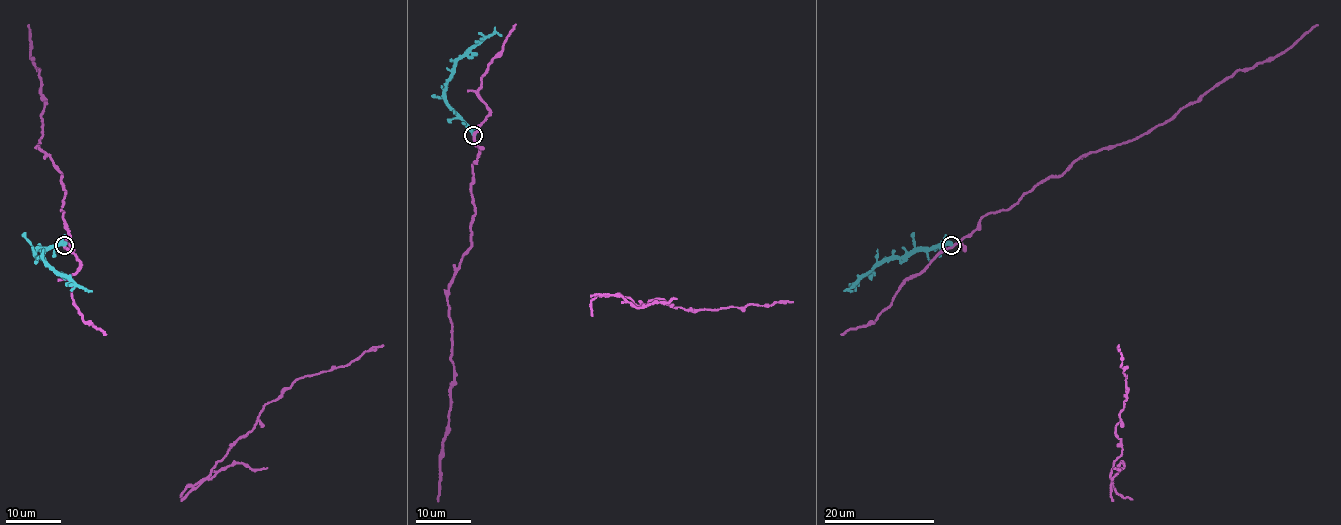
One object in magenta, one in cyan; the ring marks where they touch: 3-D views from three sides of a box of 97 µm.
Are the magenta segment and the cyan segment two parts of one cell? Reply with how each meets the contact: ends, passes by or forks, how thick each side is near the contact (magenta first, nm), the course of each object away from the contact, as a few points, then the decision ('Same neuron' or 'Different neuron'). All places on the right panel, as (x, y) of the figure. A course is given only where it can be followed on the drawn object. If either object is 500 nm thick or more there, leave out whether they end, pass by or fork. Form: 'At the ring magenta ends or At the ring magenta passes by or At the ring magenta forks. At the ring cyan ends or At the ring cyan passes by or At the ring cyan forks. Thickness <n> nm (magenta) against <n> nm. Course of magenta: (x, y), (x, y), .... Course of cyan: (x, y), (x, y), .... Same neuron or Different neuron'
Thickness 280 nm (magenta) against 500 nm. Course of magenta: (951, 246), (985, 215), (1008, 210), (1081, 156), (1169, 121), (1238, 70), (1271, 61), (1318, 25). Course of cyan: (951, 245), (882, 260), (849, 290), (852, 292). Different neuron

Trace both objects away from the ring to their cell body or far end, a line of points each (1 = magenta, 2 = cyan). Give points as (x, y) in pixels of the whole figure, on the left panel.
1: (64, 246), (69, 231), (62, 215), (65, 193), (61, 171), (37, 146), (44, 102), (28, 25)
2: (64, 245), (37, 250), (37, 257), (77, 286), (91, 292)

